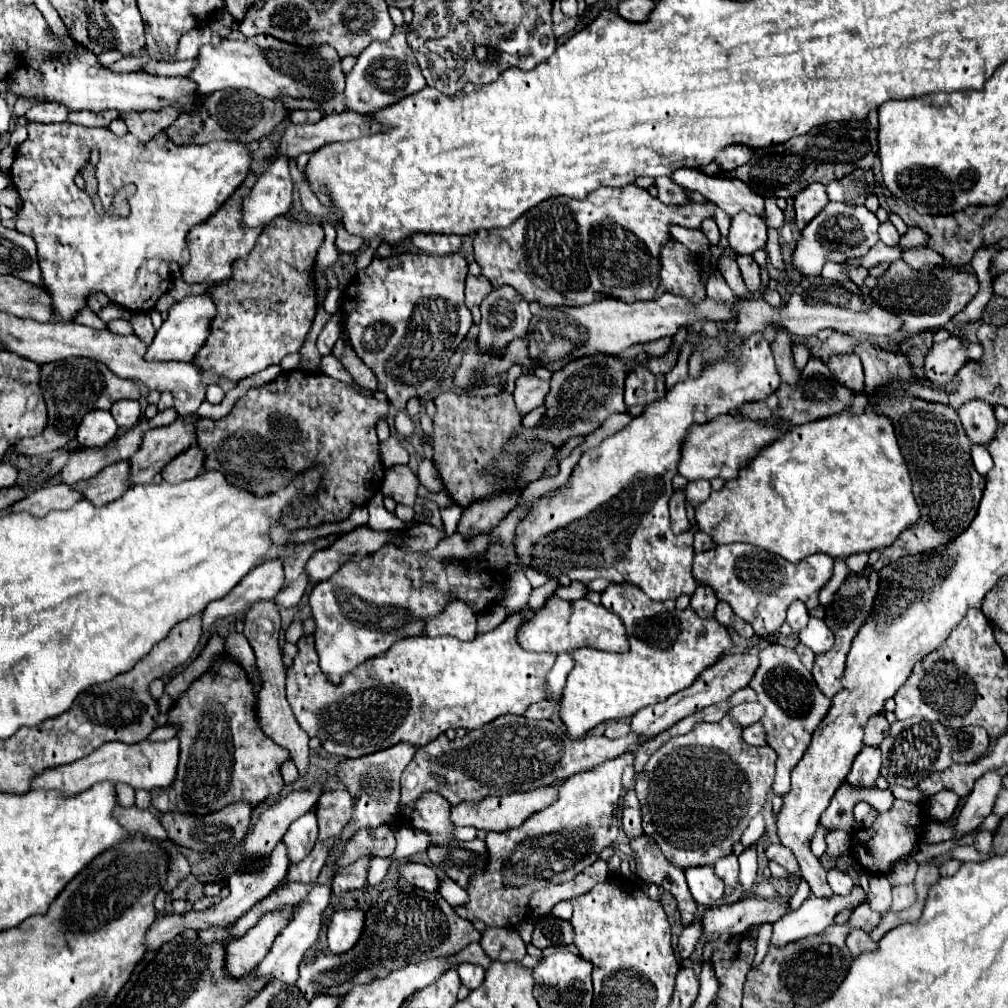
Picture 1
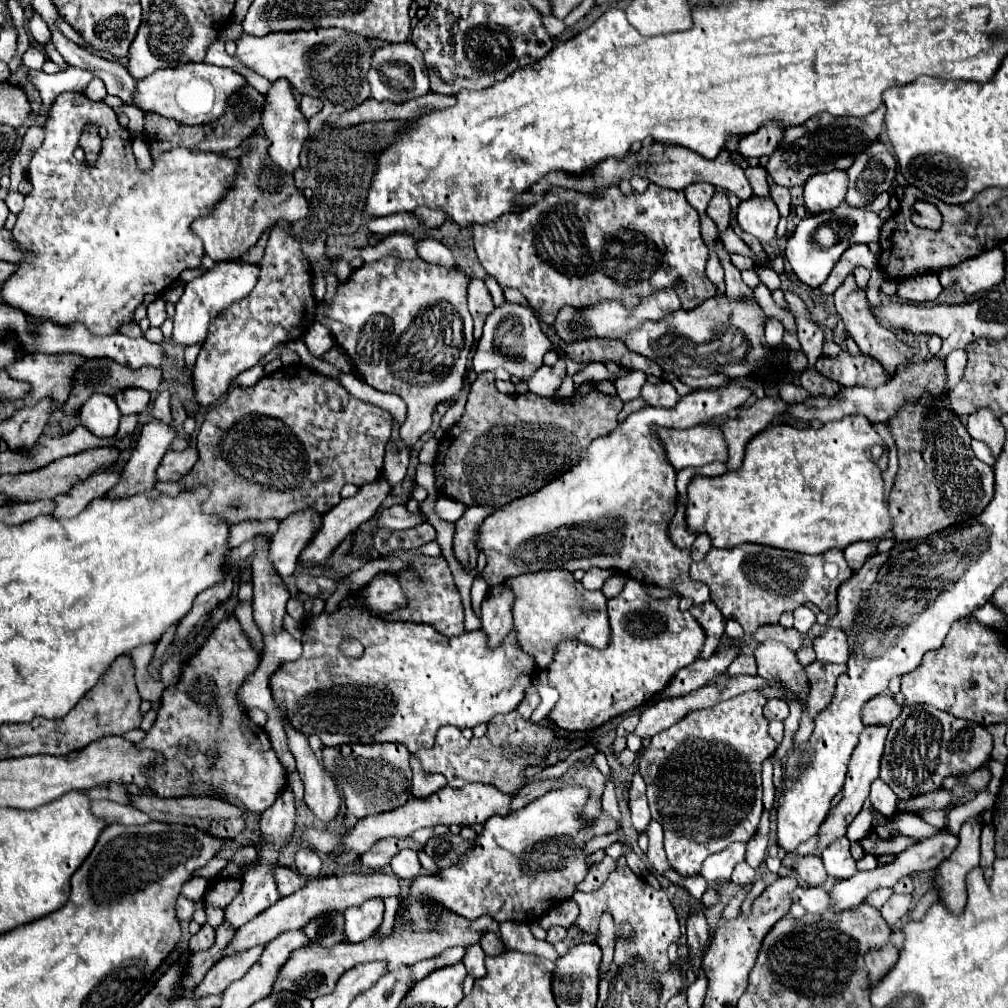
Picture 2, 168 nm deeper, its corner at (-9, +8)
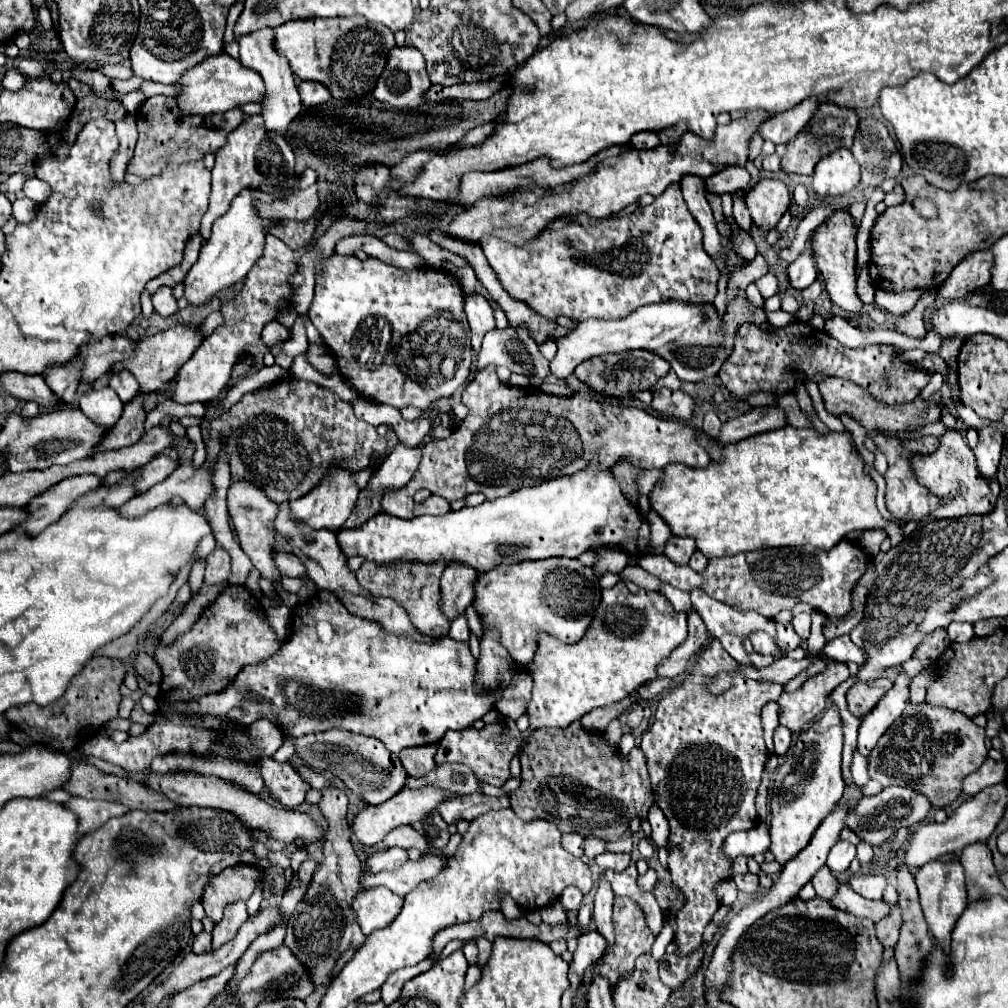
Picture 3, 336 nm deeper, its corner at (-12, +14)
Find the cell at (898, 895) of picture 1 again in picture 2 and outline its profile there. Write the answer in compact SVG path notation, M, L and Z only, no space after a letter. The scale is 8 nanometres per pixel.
M893 894L893 896L885 902L885 906L881 908L881 914L885 916L885 920L887 920L891 926L897 926L899 920L909 912L911 902L913 902L913 896L911 896L911 894Z

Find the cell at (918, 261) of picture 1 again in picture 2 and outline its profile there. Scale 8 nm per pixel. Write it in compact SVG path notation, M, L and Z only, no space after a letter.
M993 248L957 266L943 268L937 272L937 276L943 288L961 290L965 294L991 290L1005 278L1005 254L1001 248Z

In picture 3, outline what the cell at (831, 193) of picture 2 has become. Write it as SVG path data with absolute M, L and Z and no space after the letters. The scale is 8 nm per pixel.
M836 150L834 154L826 154L814 170L814 190L822 196L836 196L842 192L850 192L860 184L860 164L852 156L850 150Z

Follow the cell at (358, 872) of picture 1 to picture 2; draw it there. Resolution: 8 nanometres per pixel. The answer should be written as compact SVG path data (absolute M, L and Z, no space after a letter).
M385 838L379 840L377 844L373 844L373 848L369 852L365 852L359 860L359 864L367 870L375 870L375 868L383 868L391 862L391 858L403 850L403 848L413 848L419 850L421 846L415 844L411 838Z

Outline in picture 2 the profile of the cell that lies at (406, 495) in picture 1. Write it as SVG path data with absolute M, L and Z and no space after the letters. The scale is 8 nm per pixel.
M385 256L353 270L349 280L339 284L337 296L331 304L319 304L317 320L333 332L337 346L345 348L351 356L359 376L375 390L399 394L407 402L409 412L401 426L401 440L407 448L411 448L431 428L431 414L435 406L441 400L455 396L463 384L467 356L473 346L473 318L467 310L469 280L469 274L459 266L445 268L423 262L421 258L403 260Z

